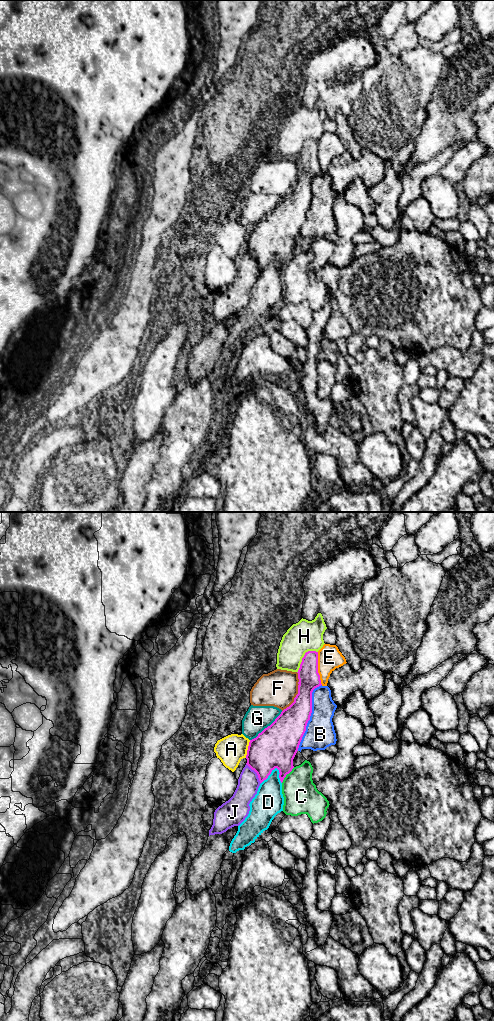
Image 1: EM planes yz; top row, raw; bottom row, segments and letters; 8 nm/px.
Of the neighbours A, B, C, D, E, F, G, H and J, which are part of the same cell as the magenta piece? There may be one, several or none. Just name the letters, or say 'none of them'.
none of them

